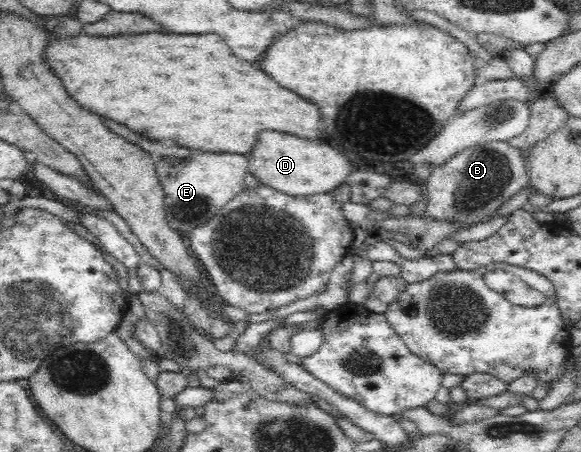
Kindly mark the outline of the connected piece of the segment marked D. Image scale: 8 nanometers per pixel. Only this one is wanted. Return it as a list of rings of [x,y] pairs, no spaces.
[[[263,131],[259,135],[248,165],[248,172],[255,175],[263,185],[293,196],[328,193],[345,183],[351,171],[353,167],[347,157],[329,145],[319,145],[319,141],[307,141],[279,131]]]

